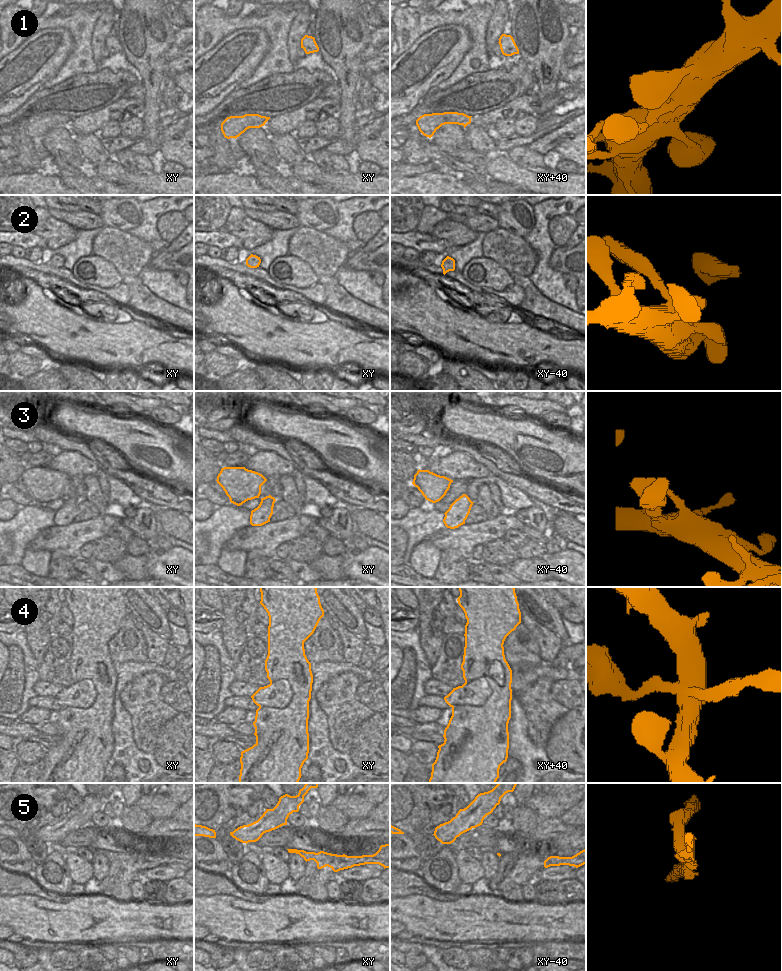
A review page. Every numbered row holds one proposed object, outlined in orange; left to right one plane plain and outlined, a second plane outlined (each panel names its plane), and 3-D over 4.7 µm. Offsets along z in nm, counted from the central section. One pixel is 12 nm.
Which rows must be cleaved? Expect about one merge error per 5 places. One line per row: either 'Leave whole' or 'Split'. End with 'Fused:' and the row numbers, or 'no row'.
1: Leave whole
2: Leave whole
3: Leave whole
4: Split
5: Split
Fused: 4, 5

